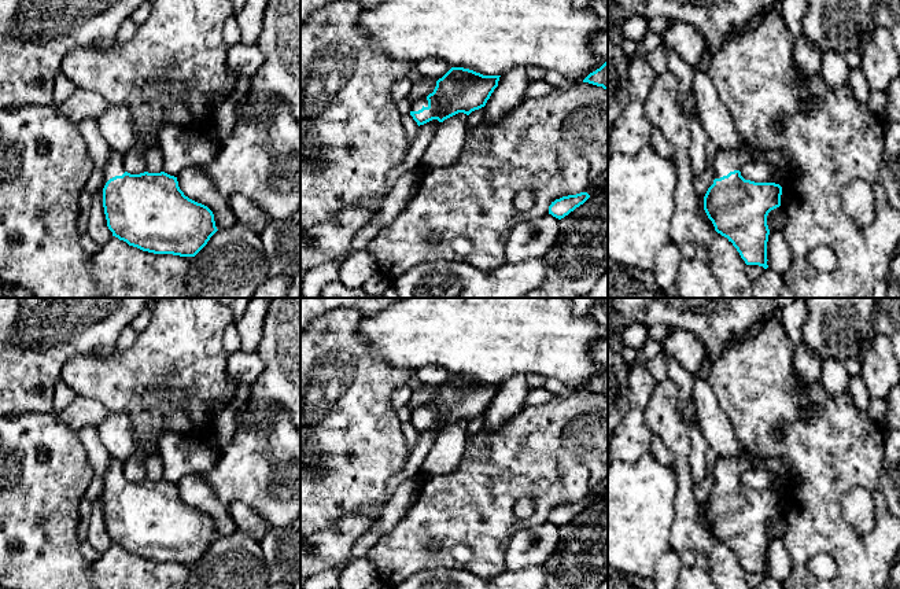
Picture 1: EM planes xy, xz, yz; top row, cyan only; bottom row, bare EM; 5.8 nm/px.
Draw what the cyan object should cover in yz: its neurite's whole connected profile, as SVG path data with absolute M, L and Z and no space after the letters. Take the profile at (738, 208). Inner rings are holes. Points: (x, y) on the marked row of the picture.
M745 140L739 148L719 150L712 162L715 180L704 196L704 210L715 231L733 243L746 265L767 269L767 216L781 206L782 187L745 180L739 170L752 161L778 166L786 176L792 173L792 162L779 150L759 148Z

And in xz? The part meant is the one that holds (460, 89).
M451 67L427 97L412 103L410 115L417 125L424 125L432 119L445 119L486 106L494 89L498 86L501 76L483 76L469 69Z

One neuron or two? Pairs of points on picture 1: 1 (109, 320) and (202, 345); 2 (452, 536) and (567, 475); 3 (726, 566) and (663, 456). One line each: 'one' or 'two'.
1: two
2: one
3: two

